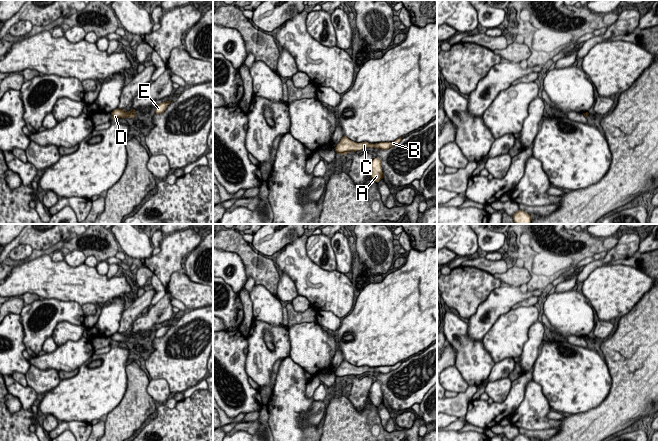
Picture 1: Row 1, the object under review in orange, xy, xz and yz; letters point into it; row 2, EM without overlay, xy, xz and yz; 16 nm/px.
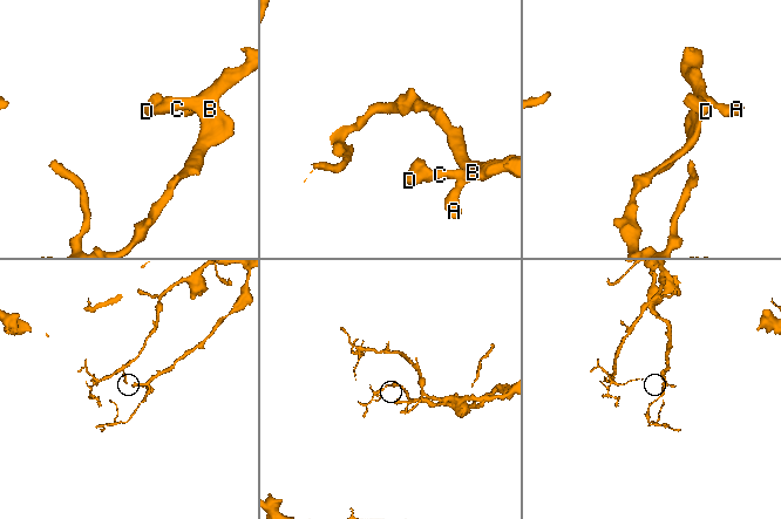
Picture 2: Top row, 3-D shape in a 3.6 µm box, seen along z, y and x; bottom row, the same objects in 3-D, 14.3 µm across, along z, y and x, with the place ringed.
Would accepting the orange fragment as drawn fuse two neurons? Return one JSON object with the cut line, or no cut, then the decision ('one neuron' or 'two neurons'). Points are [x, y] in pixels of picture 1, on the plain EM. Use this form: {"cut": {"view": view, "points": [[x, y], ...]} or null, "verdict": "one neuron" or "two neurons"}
{"cut": null, "verdict": "one neuron"}

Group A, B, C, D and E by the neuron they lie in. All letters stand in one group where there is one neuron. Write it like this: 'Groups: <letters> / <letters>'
Groups: A B C D E

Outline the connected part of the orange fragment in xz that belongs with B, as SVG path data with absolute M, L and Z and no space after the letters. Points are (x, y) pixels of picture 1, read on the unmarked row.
M343 360L342 363L340 364L340 366L336 369L336 371L334 373L335 373L336 377L339 377L342 379L347 378L350 375L356 376L356 375L360 375L364 372L372 372L372 371L378 372L381 374L387 374L395 369L397 369L401 364L402 364L402 361L399 361L395 365L392 365L392 366L379 366L376 368L371 368L368 366L357 367L357 366L350 364L346 360Z

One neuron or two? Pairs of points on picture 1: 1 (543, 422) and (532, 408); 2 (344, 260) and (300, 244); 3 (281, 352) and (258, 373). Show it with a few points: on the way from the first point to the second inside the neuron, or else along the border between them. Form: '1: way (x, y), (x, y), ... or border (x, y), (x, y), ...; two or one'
1: way (540, 419), (533, 411); one
2: border (336, 269), (344, 274); two
3: way (275, 355), (263, 367); one

